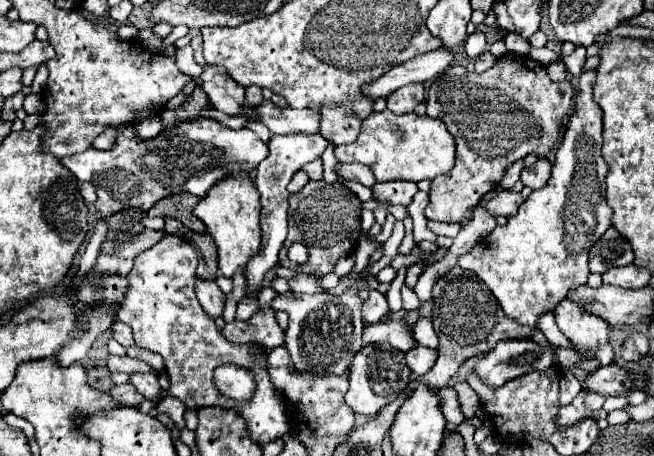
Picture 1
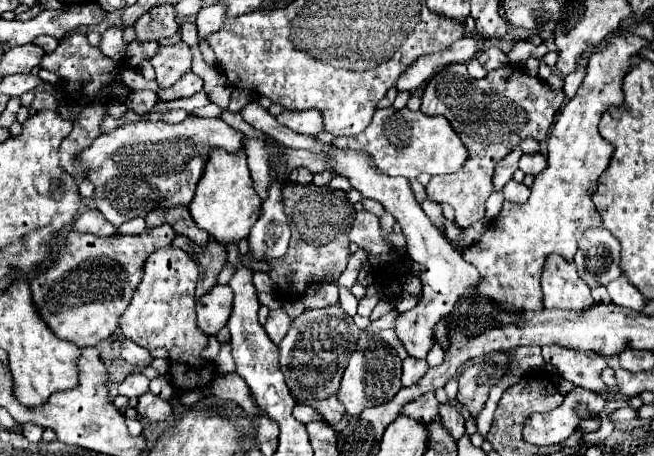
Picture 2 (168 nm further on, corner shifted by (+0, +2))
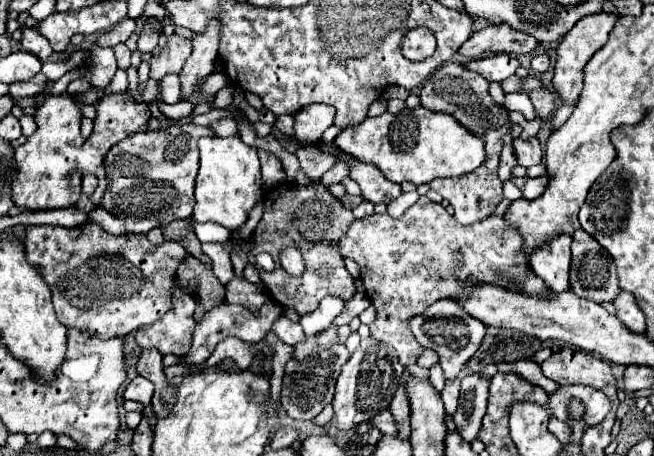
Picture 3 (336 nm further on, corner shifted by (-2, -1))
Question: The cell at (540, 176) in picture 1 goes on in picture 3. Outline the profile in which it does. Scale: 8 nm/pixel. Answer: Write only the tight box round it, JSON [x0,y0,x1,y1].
[513,138,543,168]

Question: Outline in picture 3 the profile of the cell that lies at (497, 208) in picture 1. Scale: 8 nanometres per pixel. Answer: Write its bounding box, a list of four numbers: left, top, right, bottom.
[511,176,547,200]

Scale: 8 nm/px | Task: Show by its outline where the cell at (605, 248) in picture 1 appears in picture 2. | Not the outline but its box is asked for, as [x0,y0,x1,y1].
[575,227,621,289]

